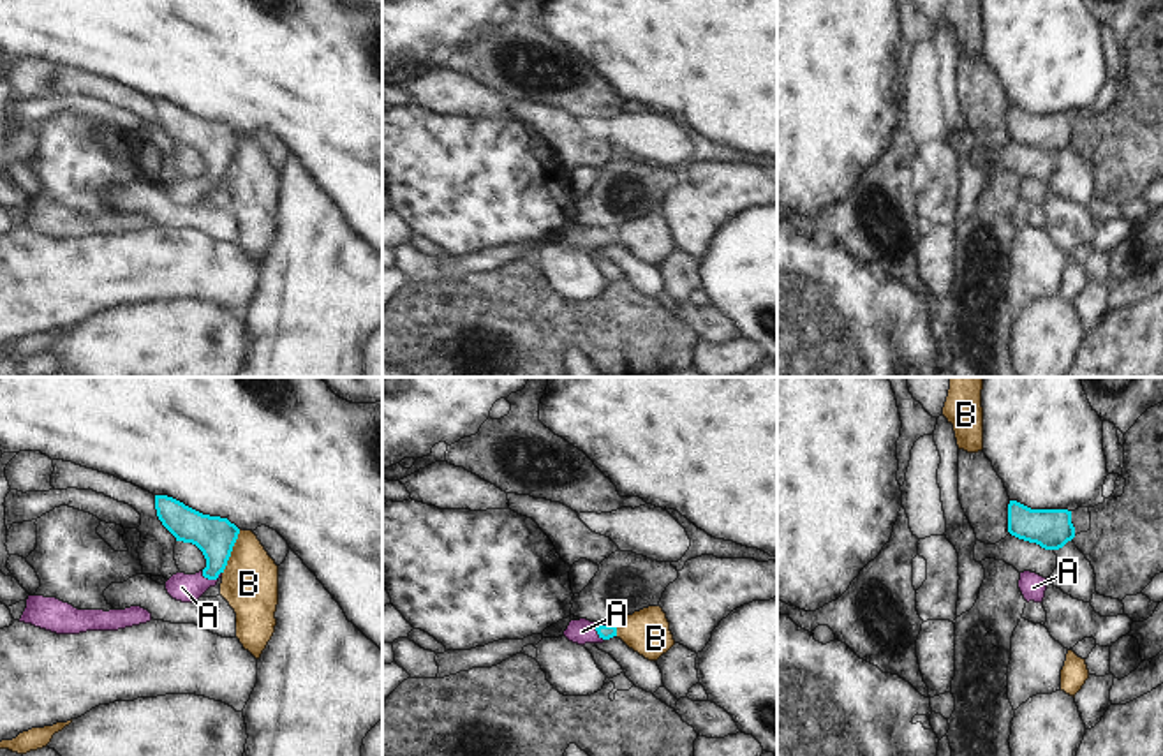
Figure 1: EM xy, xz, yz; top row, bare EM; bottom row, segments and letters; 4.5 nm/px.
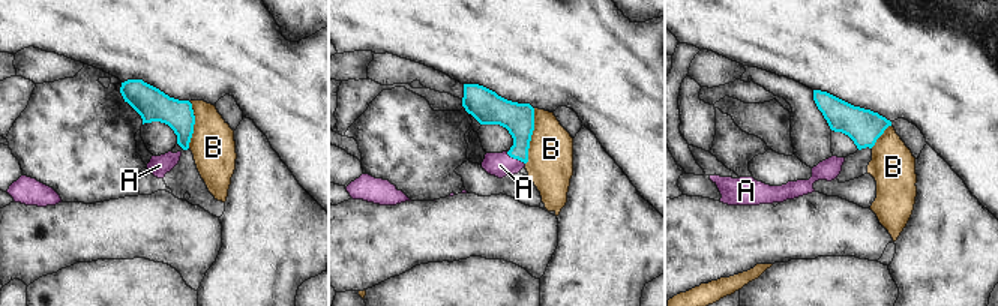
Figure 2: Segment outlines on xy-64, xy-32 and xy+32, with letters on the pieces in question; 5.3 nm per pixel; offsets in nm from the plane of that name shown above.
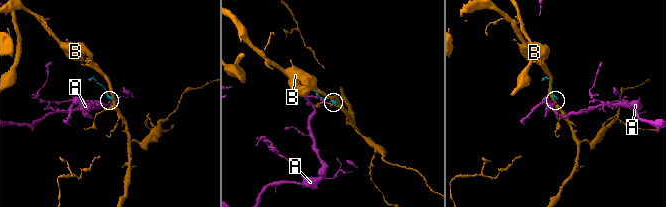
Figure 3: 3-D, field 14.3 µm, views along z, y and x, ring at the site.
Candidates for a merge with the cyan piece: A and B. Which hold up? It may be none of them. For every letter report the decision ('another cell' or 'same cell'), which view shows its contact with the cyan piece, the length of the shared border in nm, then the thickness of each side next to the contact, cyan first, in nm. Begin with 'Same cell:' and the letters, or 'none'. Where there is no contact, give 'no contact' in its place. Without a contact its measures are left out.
Same cell: A
A: same cell; meets cyan in xz; contact 90 nm long; 60 nm thick on the cyan side, 120 nm on the other
B: another cell; meets cyan in xy; contact 220 nm long; 180 nm thick on the cyan side, 260 nm on the other

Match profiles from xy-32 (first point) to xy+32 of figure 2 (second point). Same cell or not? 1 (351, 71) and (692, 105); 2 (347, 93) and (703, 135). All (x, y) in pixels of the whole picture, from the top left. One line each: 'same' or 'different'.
1: different
2: different

